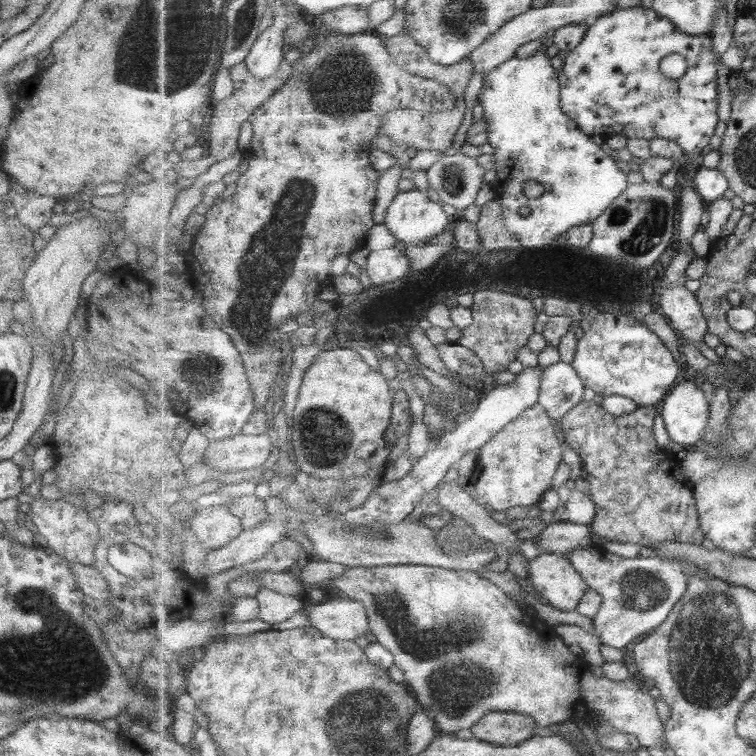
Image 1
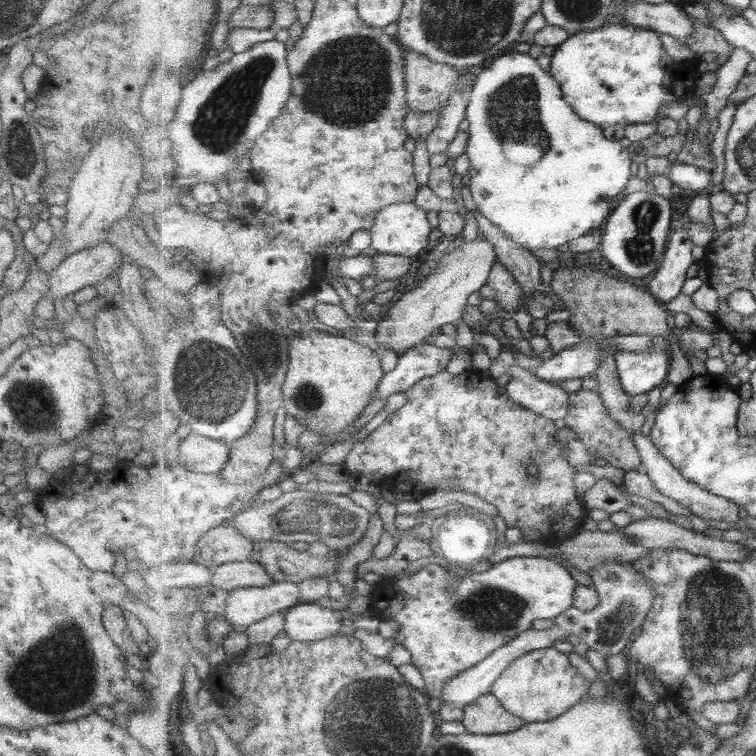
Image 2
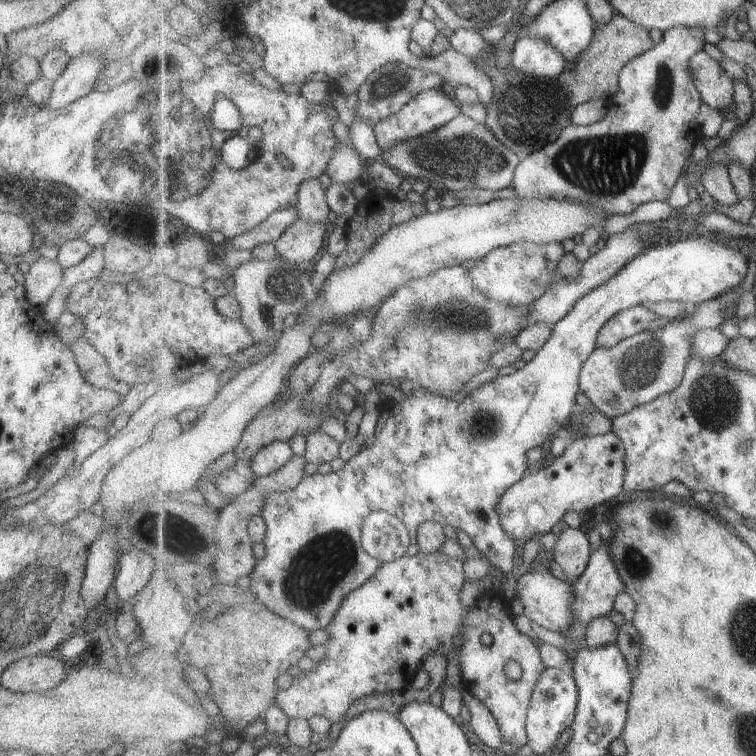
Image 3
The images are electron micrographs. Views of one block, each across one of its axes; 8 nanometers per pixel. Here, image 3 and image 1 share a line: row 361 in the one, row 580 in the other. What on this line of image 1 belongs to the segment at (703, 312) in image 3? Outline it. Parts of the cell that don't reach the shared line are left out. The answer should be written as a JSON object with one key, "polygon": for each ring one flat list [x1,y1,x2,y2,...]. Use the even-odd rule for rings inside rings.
{"polygon":[[597,545,577,546,564,556,576,566,590,589,603,596,601,611,591,620,593,628,603,645,619,651,635,638,662,626,684,598,691,580,679,561,661,556,625,558]]}

